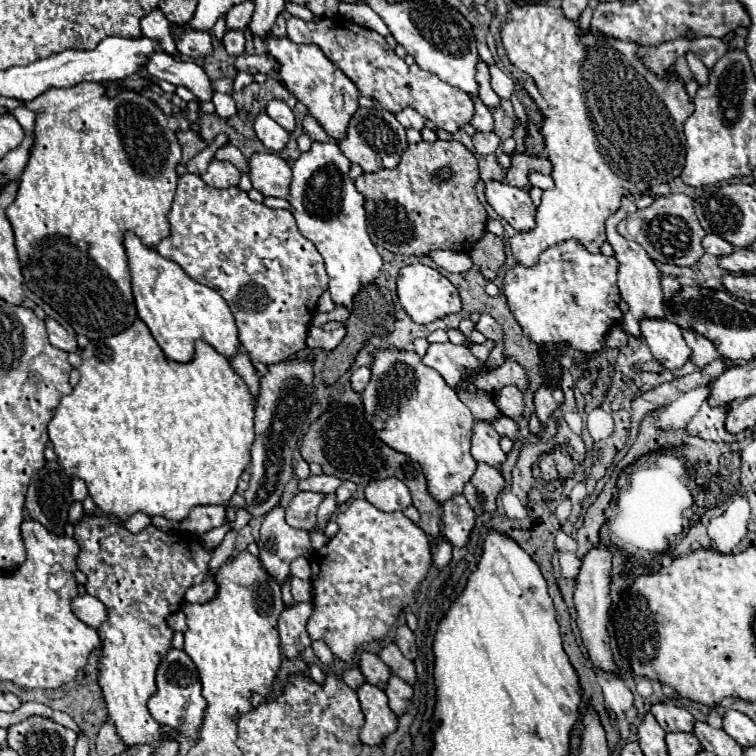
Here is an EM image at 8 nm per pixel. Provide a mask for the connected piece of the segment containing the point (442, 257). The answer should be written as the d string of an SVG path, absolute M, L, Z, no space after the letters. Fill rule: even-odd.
M430 251L428 257L442 269L450 273L466 273L472 267L472 261L466 253L458 251Z

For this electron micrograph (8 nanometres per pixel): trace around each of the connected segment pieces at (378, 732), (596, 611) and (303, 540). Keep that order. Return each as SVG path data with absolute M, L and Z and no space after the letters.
M362 683L358 689L358 699L366 717L360 731L360 739L366 745L378 745L386 735L390 735L398 727L398 717L388 707L386 693L376 685Z
M596 545L592 547L584 559L582 559L582 567L580 573L576 577L576 589L574 589L574 605L578 611L578 629L582 633L582 641L588 647L590 659L596 667L600 667L602 671L612 671L618 673L616 665L612 663L612 651L610 651L610 637L608 637L608 609L610 609L610 567L612 567L612 551L604 545Z
M274 507L264 517L258 547L262 565L280 583L290 575L290 563L296 557L310 557L312 553L308 531L290 527L284 521L282 507Z

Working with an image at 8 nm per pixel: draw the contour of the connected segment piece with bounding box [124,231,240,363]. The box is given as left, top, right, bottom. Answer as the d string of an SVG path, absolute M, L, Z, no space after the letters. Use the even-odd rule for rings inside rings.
M132 231L124 235L124 247L128 255L128 267L132 277L132 293L138 317L148 325L152 337L158 341L162 351L178 361L186 363L194 357L194 341L202 339L210 343L224 357L238 353L238 329L228 303L210 287L194 281L184 269L162 257L156 249L146 247L140 237Z

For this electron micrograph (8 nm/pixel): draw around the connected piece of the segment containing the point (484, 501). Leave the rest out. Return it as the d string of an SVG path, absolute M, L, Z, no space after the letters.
M478 463L472 481L464 485L464 497L468 499L476 515L484 511L492 513L496 509L496 497L502 489L504 489L504 477L500 475L500 471L492 465Z

